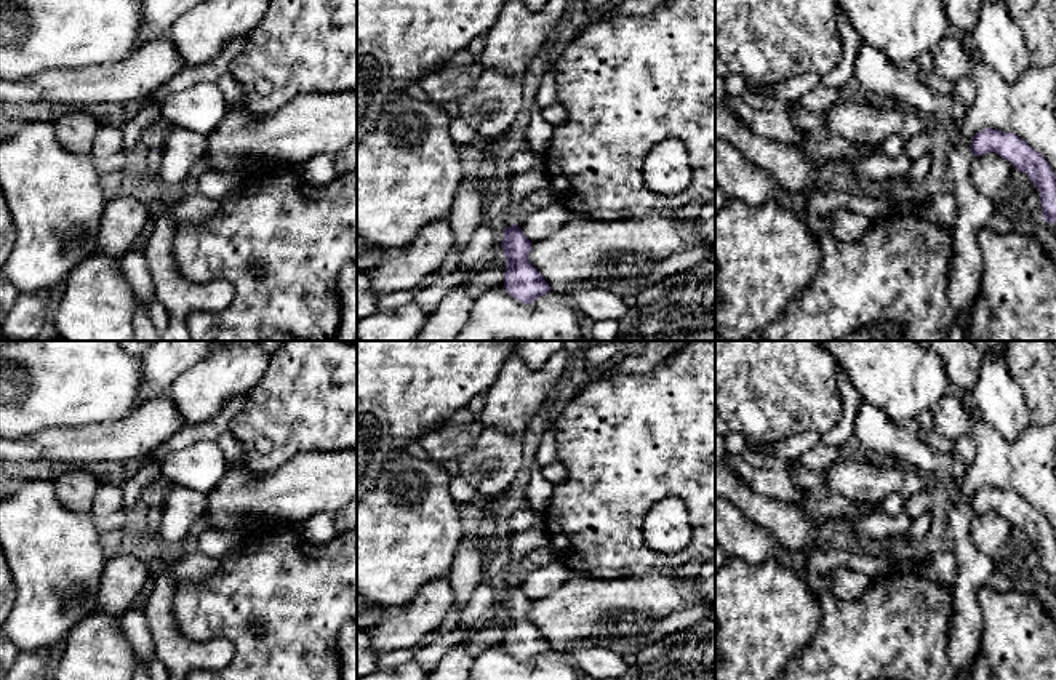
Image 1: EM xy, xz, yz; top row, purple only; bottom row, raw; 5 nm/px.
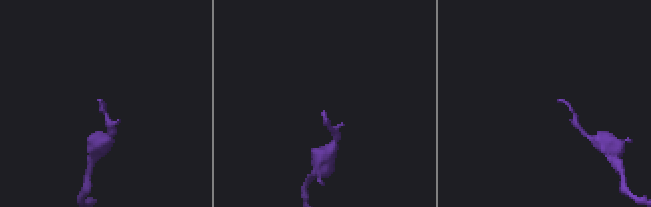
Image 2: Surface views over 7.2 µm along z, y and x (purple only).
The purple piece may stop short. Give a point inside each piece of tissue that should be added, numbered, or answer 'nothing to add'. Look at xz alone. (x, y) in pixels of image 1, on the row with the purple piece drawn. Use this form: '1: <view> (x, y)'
nothing to add

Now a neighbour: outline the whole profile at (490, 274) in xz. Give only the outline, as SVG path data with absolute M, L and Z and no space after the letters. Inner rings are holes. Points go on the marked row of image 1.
M502 224L496 237L496 245L499 248L480 266L467 269L464 286L475 299L491 288L504 286L506 258L501 242L506 227L509 226Z

